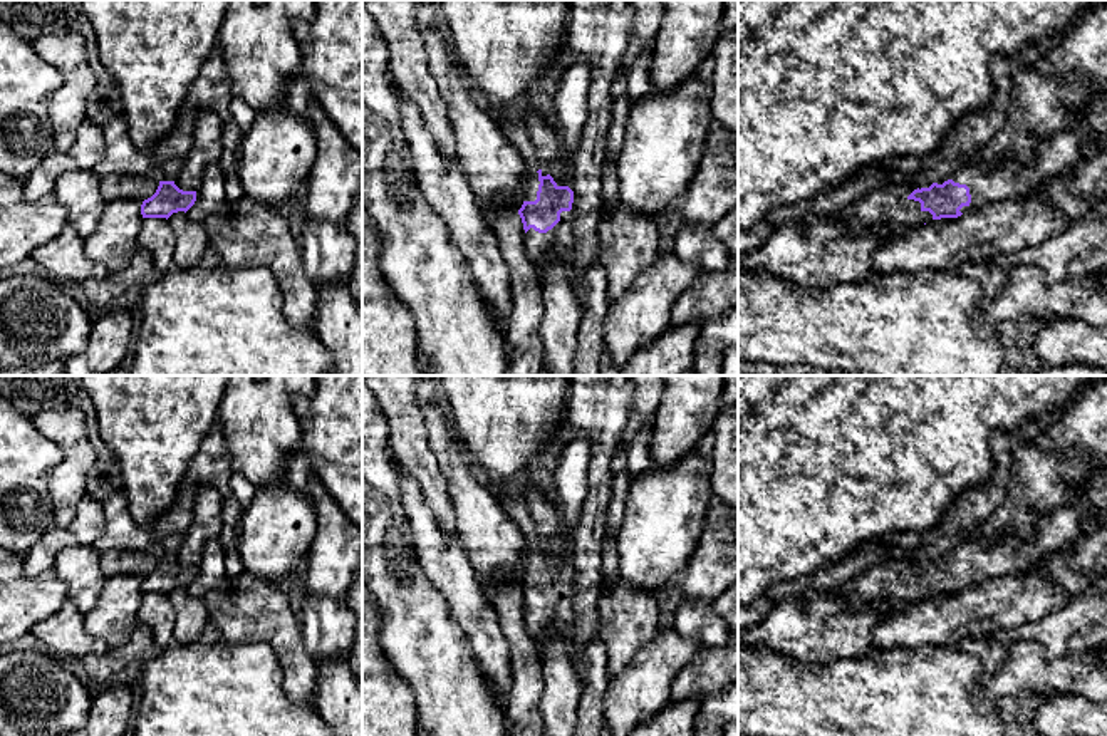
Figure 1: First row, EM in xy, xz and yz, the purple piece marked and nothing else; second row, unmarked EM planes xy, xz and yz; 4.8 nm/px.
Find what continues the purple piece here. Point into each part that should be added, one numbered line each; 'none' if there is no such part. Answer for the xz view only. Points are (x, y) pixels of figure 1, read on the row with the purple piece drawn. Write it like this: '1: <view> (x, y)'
1: xz (537, 141)
2: xz (556, 245)

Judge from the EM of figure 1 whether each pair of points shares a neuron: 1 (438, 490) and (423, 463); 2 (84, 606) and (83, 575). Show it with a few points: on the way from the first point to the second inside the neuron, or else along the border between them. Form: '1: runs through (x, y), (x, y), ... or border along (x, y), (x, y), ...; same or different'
1: runs through (433, 483), (425, 470); same
2: runs through (84, 599), (84, 582); same

